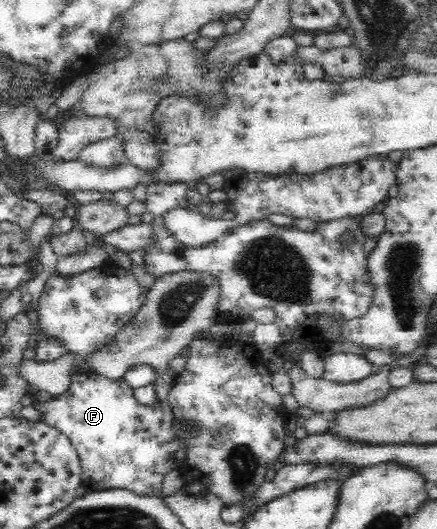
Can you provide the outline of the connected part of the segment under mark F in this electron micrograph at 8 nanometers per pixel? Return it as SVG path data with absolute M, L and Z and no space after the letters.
M78 373L72 377L70 387L63 394L33 406L42 414L42 422L64 433L75 446L81 462L82 491L128 489L136 494L160 497L165 474L171 470L185 475L188 473L188 440L195 438L198 426L190 418L176 417L167 400L150 399L145 406L140 404L124 377L111 381L96 373Z

